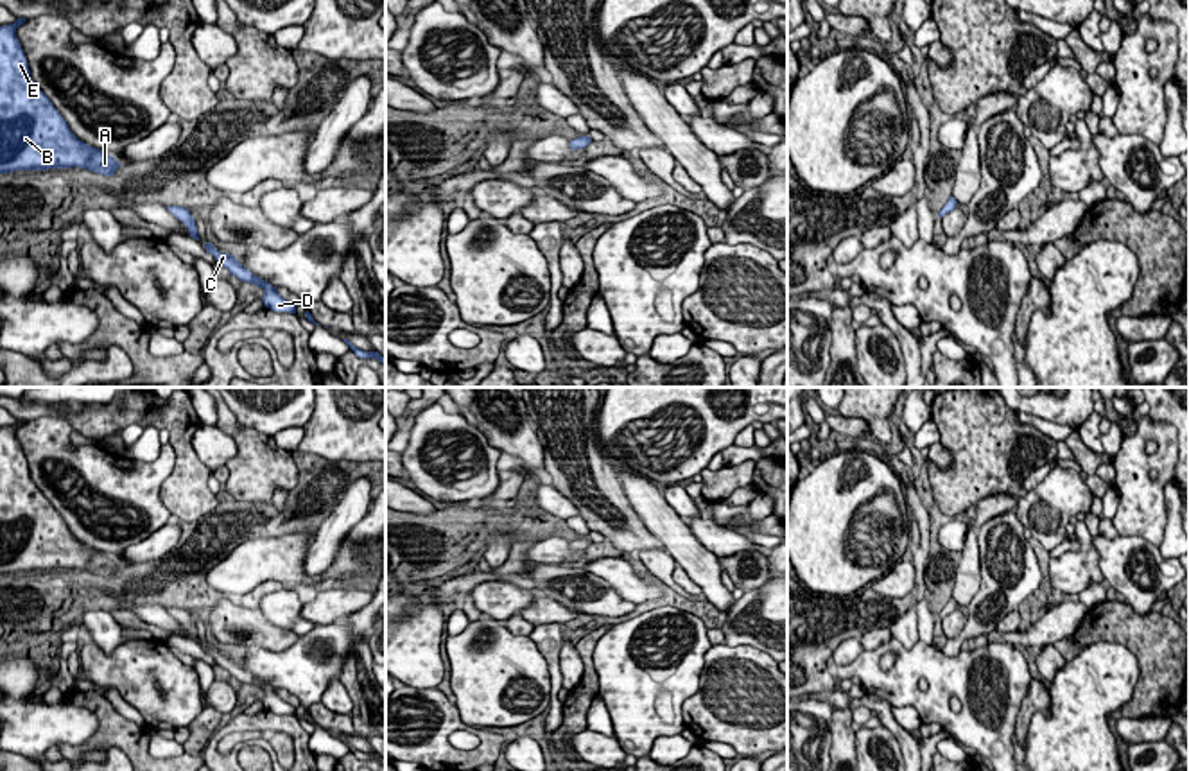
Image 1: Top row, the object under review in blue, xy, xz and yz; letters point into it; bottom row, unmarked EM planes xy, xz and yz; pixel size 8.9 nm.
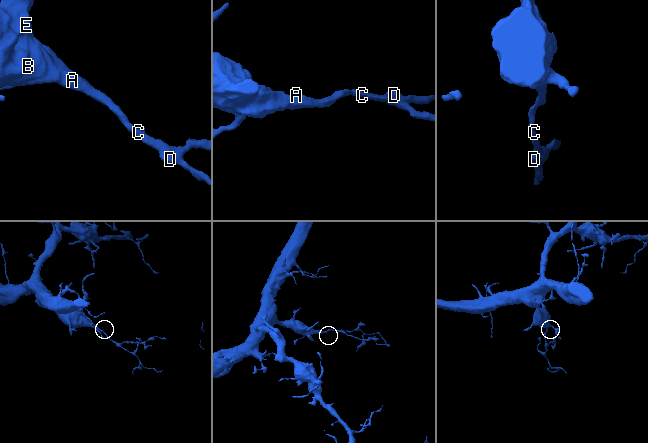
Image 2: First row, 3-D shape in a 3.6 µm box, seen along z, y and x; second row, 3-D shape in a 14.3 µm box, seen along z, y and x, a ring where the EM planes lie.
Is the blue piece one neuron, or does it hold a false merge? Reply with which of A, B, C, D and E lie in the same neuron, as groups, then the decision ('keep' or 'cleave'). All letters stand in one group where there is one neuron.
A B C D E; keep

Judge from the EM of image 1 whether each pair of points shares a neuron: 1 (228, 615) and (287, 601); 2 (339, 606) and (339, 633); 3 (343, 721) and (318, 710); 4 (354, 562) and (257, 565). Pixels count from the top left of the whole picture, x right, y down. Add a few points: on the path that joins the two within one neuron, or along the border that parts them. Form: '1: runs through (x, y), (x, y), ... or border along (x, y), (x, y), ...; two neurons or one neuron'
1: border along (257, 608), (273, 624), (291, 630); two neurons
2: border along (341, 619), (314, 624); two neurons
3: runs through (338, 721), (323, 716); one neuron
4: runs through (330, 572), (318, 580), (305, 580), (280, 565); one neuron

